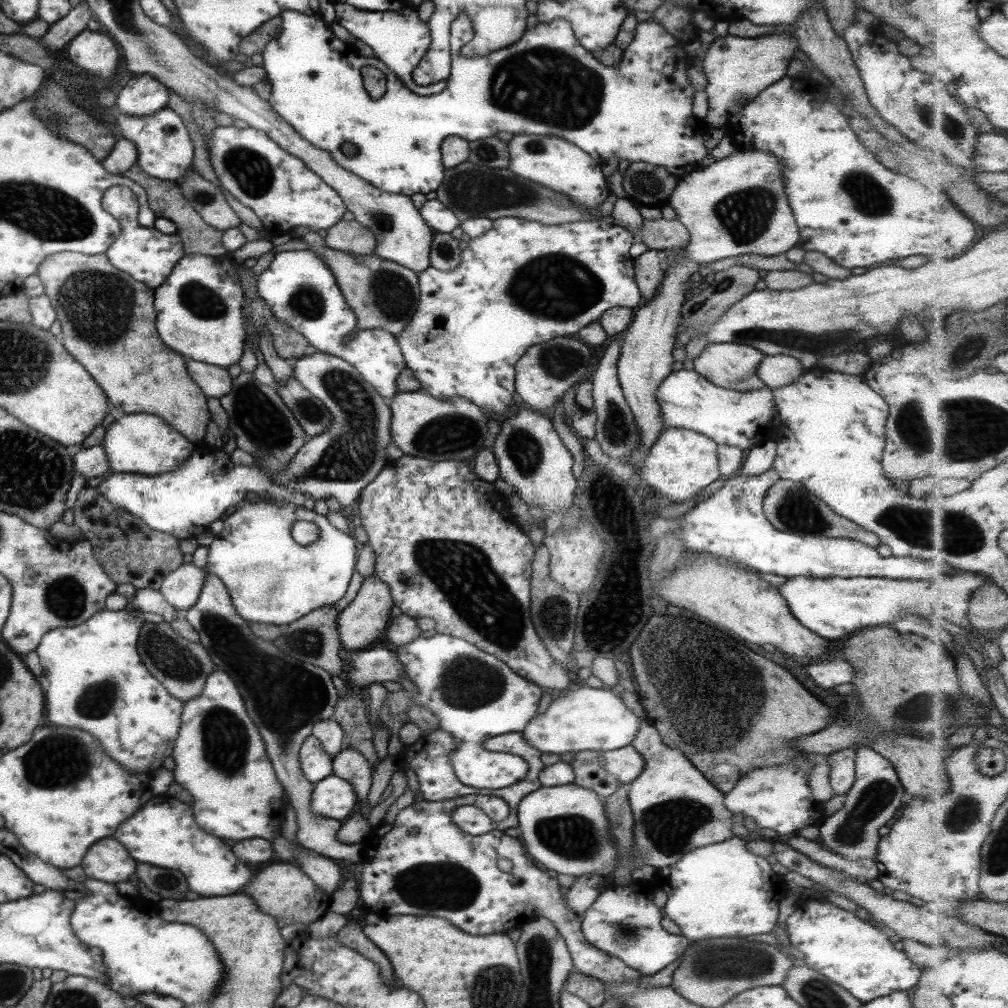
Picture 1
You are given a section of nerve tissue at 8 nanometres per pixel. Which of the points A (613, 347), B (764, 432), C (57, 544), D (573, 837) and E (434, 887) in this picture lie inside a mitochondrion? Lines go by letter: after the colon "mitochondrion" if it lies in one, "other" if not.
A: other
B: other
C: other
D: mitochondrion
E: mitochondrion

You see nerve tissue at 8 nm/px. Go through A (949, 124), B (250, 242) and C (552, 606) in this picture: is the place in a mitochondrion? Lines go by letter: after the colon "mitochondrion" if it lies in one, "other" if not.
A: mitochondrion
B: other
C: mitochondrion

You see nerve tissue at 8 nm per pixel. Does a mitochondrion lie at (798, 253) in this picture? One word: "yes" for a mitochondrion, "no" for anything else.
no

